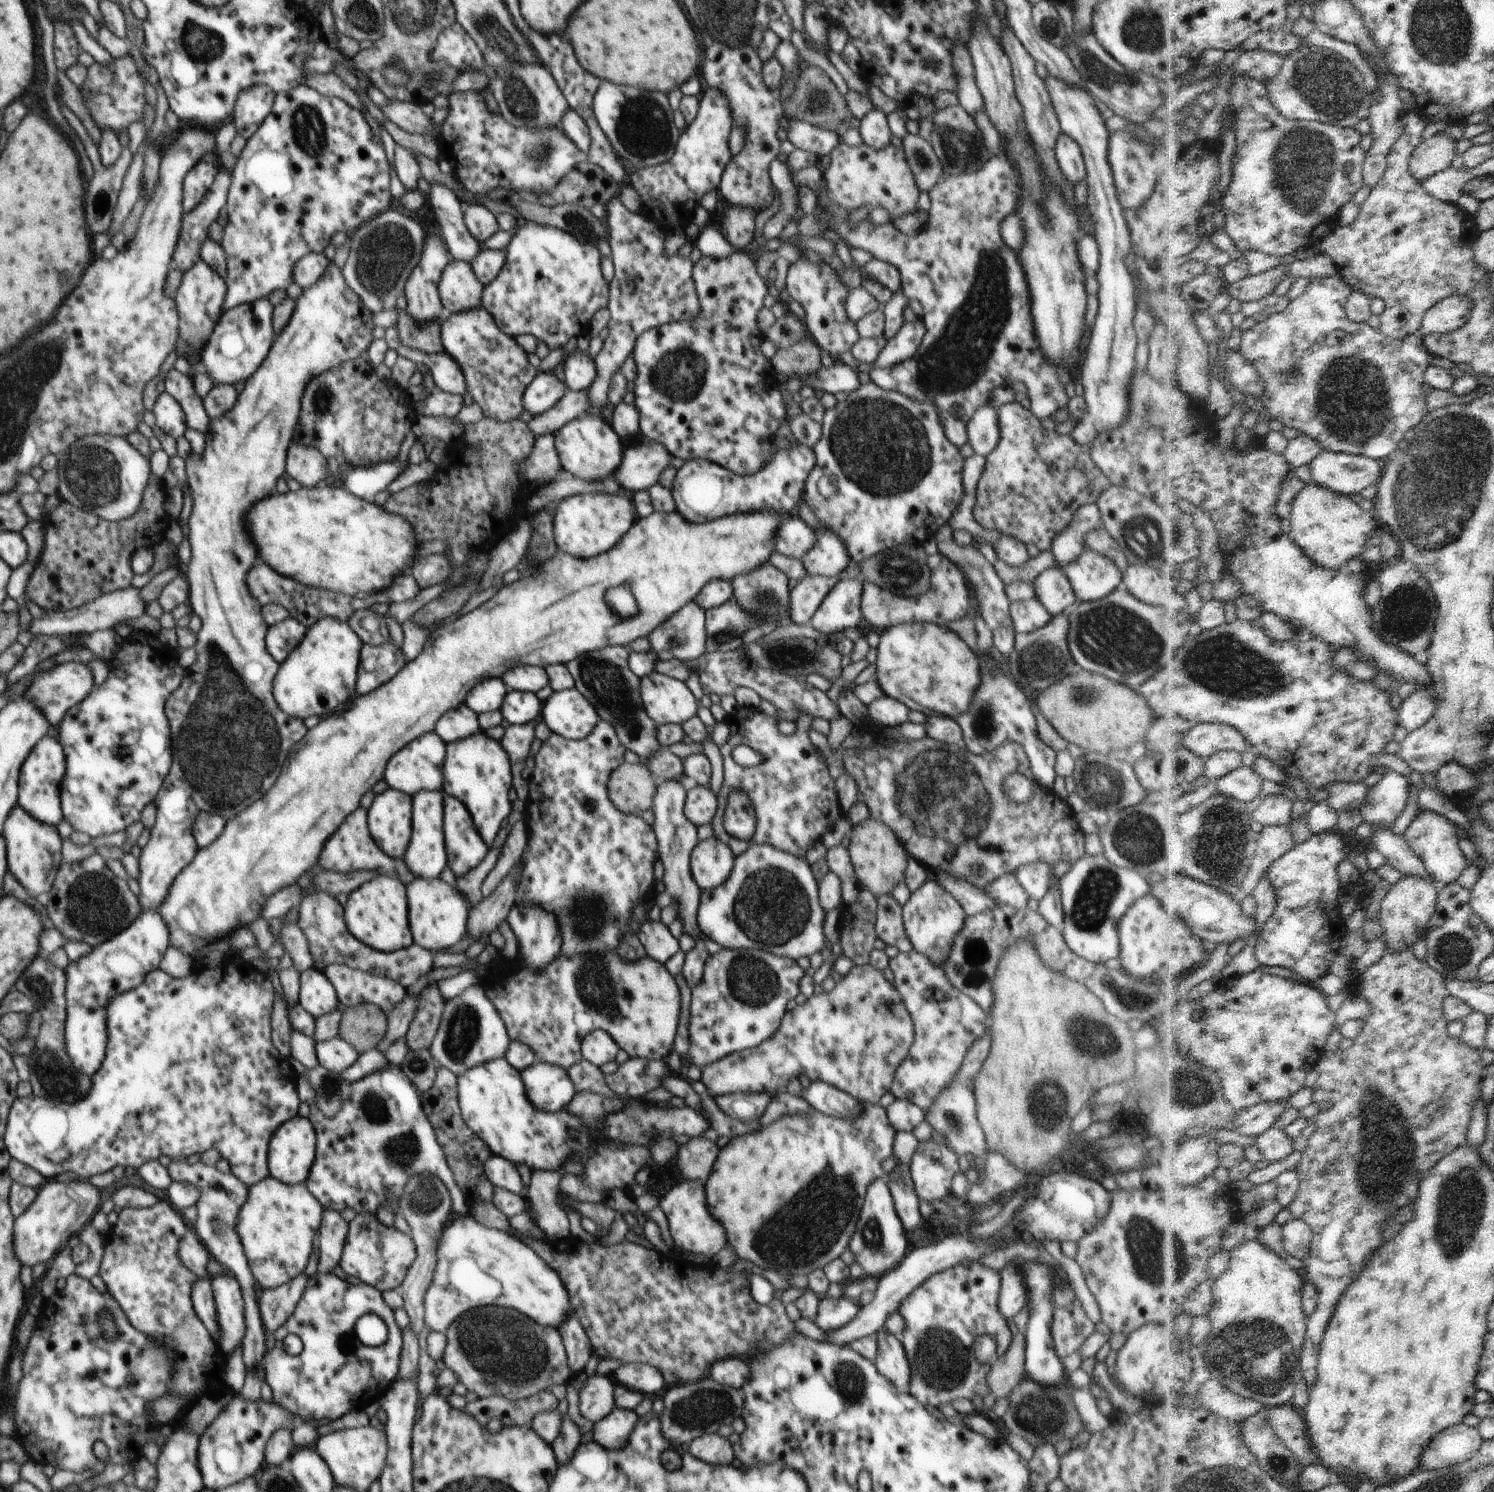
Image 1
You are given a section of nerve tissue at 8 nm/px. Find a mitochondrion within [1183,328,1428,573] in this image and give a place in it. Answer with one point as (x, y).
(1351, 400)

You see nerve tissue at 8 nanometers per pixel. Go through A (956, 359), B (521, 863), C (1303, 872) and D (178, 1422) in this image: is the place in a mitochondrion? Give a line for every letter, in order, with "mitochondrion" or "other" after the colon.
A: mitochondrion
B: other
C: other
D: other

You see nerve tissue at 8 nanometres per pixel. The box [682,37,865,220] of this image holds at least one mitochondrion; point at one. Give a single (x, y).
(817, 100)

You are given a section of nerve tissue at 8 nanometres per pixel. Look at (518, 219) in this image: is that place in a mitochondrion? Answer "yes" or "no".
no

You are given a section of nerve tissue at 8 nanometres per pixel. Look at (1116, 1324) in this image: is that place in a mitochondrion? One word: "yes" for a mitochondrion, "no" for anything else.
no

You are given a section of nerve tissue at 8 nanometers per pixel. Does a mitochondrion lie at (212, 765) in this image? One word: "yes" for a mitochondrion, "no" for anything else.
yes

